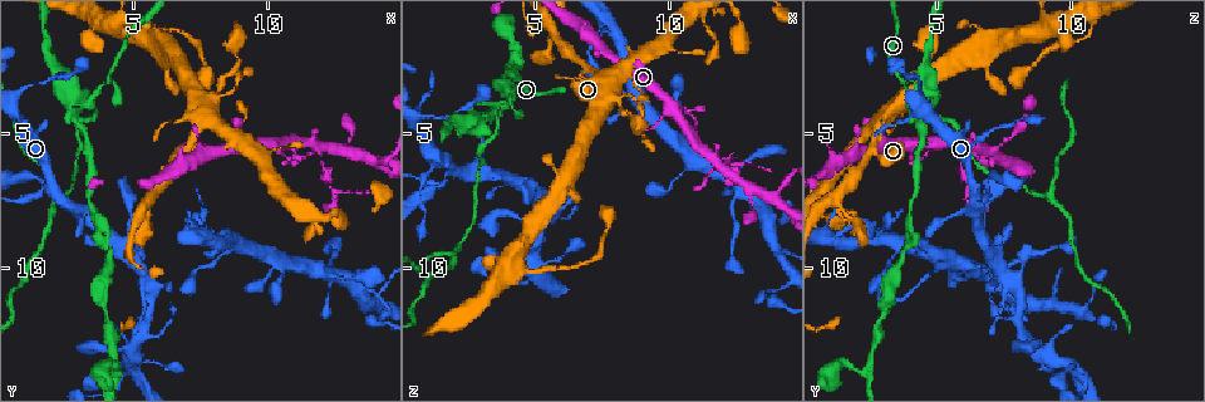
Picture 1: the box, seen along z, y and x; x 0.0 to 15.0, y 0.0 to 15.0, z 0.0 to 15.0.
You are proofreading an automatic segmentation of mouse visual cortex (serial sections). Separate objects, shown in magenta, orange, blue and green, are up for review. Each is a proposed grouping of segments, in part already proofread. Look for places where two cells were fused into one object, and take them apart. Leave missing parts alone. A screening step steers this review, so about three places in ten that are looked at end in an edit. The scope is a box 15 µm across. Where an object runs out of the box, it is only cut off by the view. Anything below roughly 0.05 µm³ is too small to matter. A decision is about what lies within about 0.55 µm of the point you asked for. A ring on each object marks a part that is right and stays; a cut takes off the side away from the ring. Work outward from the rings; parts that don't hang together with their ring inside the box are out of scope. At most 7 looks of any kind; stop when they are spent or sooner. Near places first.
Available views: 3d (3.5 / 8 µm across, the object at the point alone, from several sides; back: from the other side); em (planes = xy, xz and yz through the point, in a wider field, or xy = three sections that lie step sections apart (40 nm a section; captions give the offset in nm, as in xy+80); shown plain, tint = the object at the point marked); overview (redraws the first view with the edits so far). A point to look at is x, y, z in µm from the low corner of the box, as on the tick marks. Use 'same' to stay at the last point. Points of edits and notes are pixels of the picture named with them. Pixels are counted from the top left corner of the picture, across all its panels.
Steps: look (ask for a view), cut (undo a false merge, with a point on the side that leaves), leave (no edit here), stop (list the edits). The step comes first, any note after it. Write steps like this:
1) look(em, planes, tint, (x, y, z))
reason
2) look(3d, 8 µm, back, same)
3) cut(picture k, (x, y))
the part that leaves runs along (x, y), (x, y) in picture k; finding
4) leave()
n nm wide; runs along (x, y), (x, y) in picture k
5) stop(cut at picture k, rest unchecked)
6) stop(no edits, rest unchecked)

look(3d, 8 µm, (3.5, 3.6, 3.8))

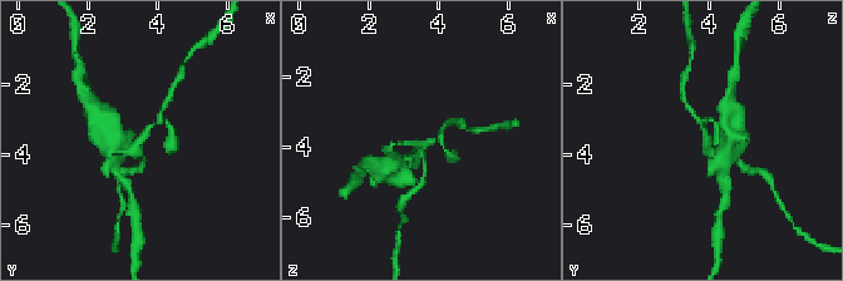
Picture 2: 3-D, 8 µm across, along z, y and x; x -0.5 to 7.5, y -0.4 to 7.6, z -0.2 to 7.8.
look(3d, 3.5 µm, (3.5, 3.6, 3.9))

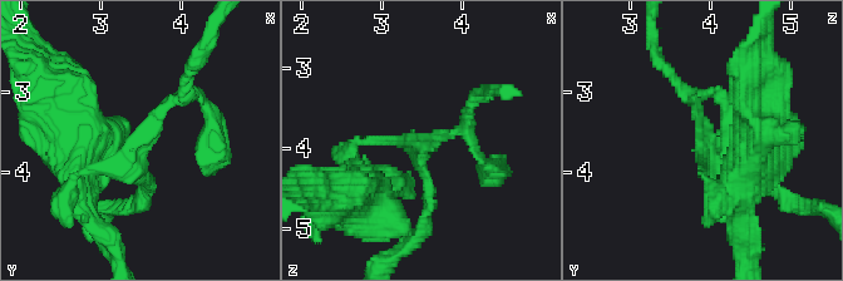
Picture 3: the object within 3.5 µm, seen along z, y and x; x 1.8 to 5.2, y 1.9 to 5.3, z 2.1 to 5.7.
look(em, xy, step 1, tint, (3.50, 3.60, 3.90))
3 arms; arms of 100, 150, 150 nm

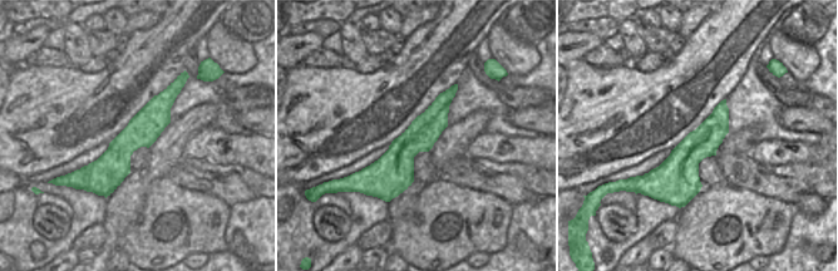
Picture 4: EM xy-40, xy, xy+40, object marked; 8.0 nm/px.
leave()
260 nm wide; runs along (176, 88), (93, 188) in picture 4; all the same cell

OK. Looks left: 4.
look(3d, 3.5 µm, back, (1.9, 7.1, 6.3))
small branch off a trunk

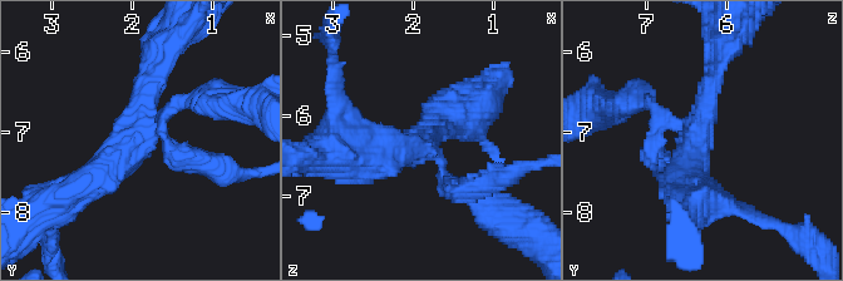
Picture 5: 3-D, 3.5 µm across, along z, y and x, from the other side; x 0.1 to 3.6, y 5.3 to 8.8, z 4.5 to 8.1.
leave()
runs along (156, 58), (137, 134), (79, 188) in picture 5; continuous, no second cell

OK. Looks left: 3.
look(3d, 8 µm, back, (3.0, 4.4, 5.6))
sharp bend

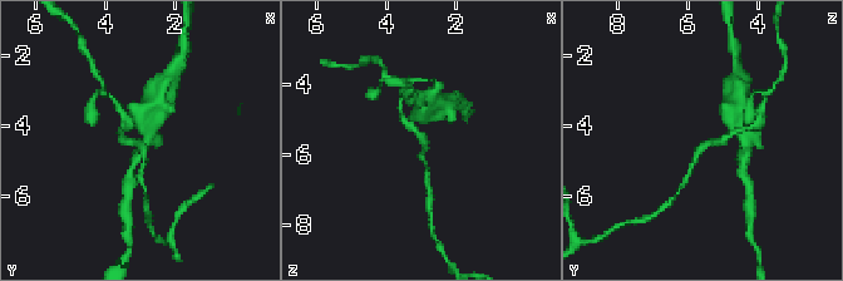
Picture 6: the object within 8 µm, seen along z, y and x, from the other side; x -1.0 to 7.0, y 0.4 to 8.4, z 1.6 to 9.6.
look(3d, 3.5 µm, (2.9, 4.4, 5.5))

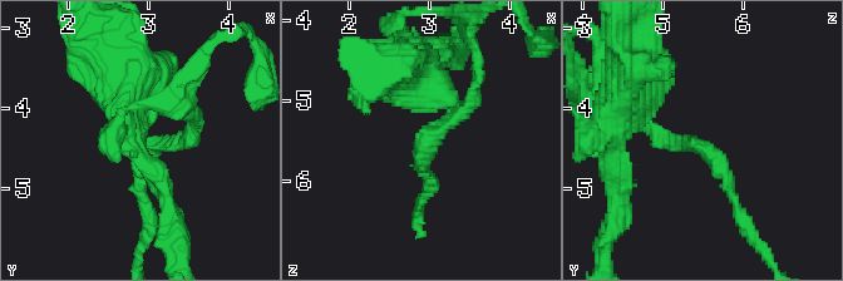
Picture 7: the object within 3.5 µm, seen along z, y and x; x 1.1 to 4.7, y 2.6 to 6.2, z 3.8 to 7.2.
leave()
arms of 150, 200 nm; runs along (644, 124), (703, 143), (740, 216) in picture 7; all the same cell

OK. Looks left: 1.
stop(no edits, rest unchecked)

